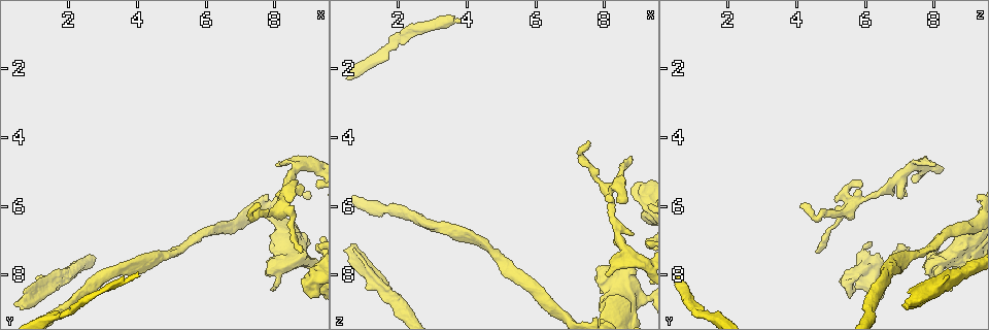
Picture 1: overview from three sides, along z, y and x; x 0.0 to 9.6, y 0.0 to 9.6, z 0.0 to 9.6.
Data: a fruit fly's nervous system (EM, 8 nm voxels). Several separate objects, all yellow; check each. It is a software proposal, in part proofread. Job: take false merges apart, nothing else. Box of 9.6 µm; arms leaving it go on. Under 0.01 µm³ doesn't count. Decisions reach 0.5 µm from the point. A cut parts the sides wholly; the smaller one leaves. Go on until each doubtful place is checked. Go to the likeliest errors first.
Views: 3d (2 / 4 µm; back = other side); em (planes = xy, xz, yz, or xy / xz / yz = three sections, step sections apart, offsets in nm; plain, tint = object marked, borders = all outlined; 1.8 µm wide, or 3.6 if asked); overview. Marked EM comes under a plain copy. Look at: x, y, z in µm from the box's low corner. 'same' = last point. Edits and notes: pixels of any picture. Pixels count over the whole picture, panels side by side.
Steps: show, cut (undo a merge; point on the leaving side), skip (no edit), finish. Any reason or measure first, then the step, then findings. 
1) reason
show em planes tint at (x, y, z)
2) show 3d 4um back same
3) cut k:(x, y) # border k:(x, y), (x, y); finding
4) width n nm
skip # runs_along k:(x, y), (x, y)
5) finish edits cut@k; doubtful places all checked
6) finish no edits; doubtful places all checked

a fork
show em planes borders at (8.50, 5.55, 6.65)

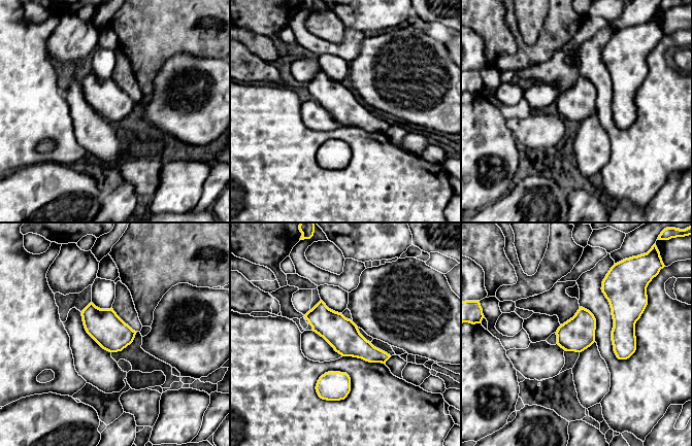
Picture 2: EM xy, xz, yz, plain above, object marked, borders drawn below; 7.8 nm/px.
skip # runs_along 2:(308, 315), (386, 356); all the same neuron

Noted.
abrupt turn
show em planes borders at (9.00, 8.35, 5.45)

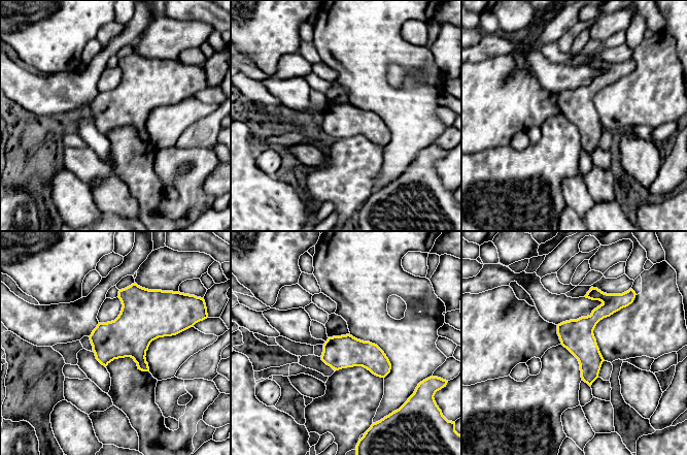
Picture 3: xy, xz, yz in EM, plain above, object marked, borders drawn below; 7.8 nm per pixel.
width 260 nm
skip # runs_along 3:(616, 299), (587, 325), (589, 381); all the same neuron

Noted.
sudden change in width
show 3d 2um back at (8.05, 6.15, 5.45)

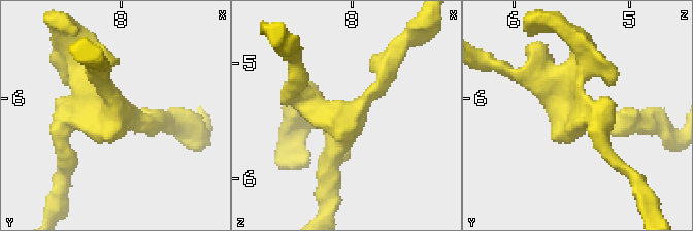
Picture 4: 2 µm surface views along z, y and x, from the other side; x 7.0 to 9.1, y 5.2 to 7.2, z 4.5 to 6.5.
show em yz step 8 tint at (8.06, 6.12, 5.52)

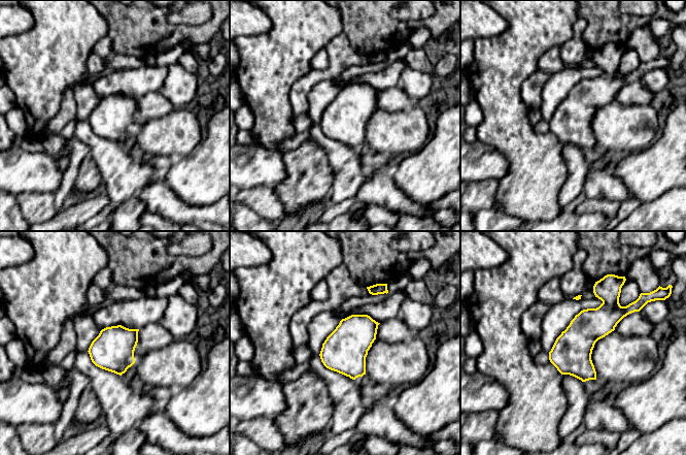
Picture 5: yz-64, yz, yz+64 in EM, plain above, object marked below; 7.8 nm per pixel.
show em planes tint same

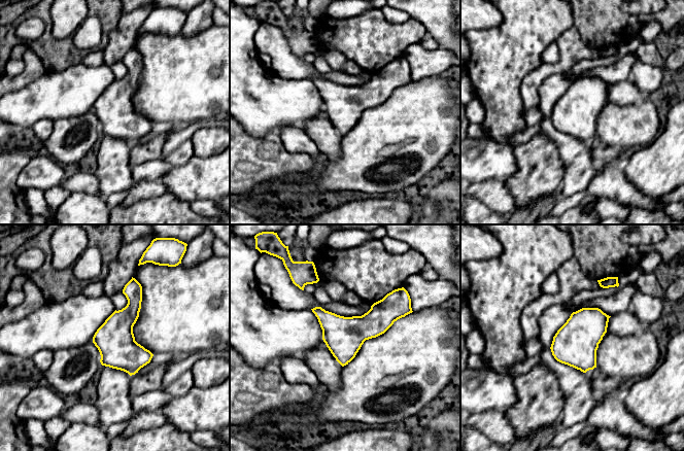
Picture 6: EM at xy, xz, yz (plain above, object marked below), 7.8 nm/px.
arms 4
skip # all the same neuron

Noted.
sharp bend
show em planes borders at (7.25, 6.30, 4.55)

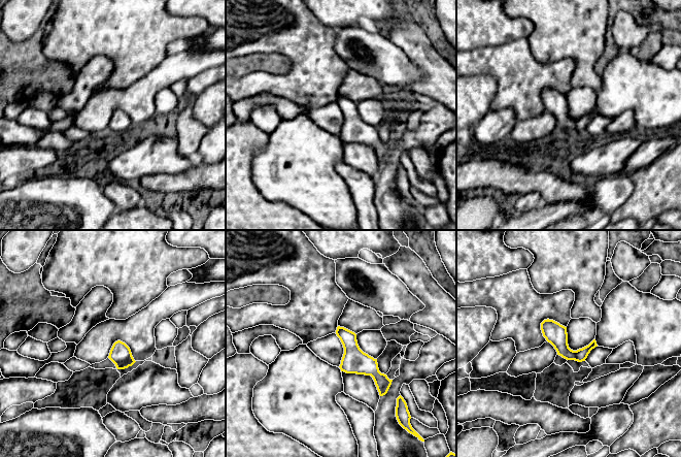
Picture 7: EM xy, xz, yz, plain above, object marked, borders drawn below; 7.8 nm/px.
skip # runs_along 7:(339, 329), (381, 381), (381, 392); one neuron here

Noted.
calibre changes
show 3d 4um at (8.45, 7.60, 8.15)

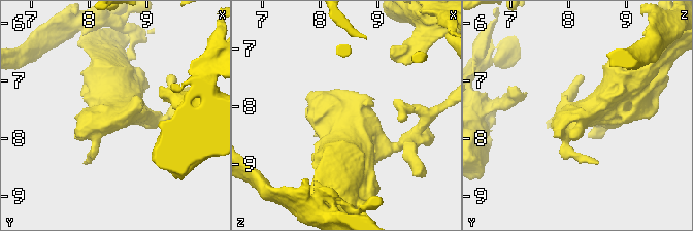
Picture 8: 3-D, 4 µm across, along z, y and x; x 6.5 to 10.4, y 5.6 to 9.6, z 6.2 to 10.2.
shape alone is not enough
show em 3.6um xz step 4 tint at (8.50, 7.65, 8.15)

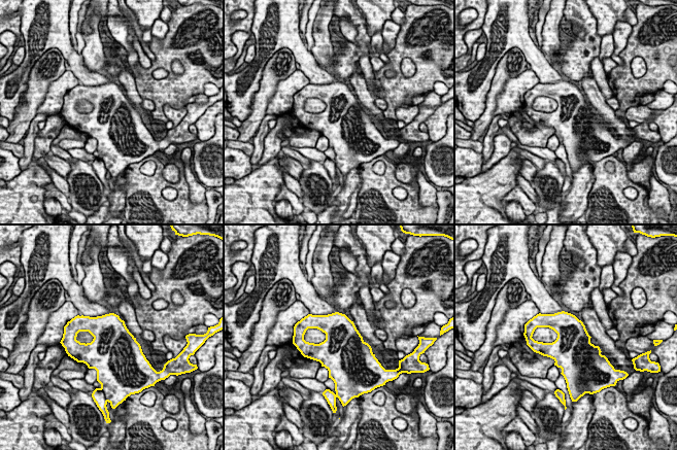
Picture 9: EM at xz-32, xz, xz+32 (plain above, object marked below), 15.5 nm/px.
show em 3.6um planes borders same

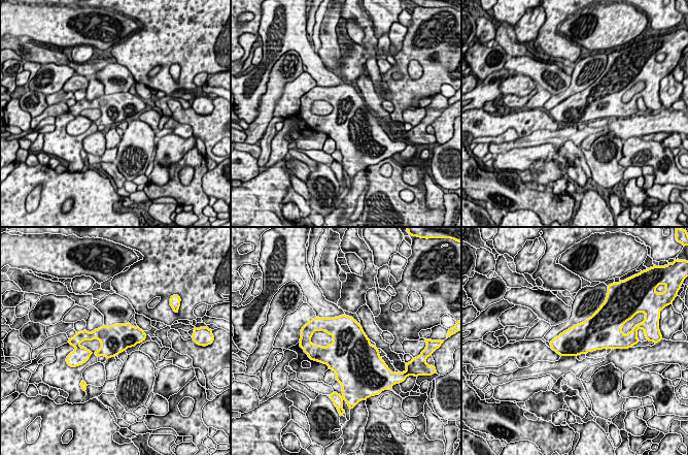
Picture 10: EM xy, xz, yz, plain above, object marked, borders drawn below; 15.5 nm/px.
skip # continuous, no second neuron

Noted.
finish no edits; doubtful places all checked

